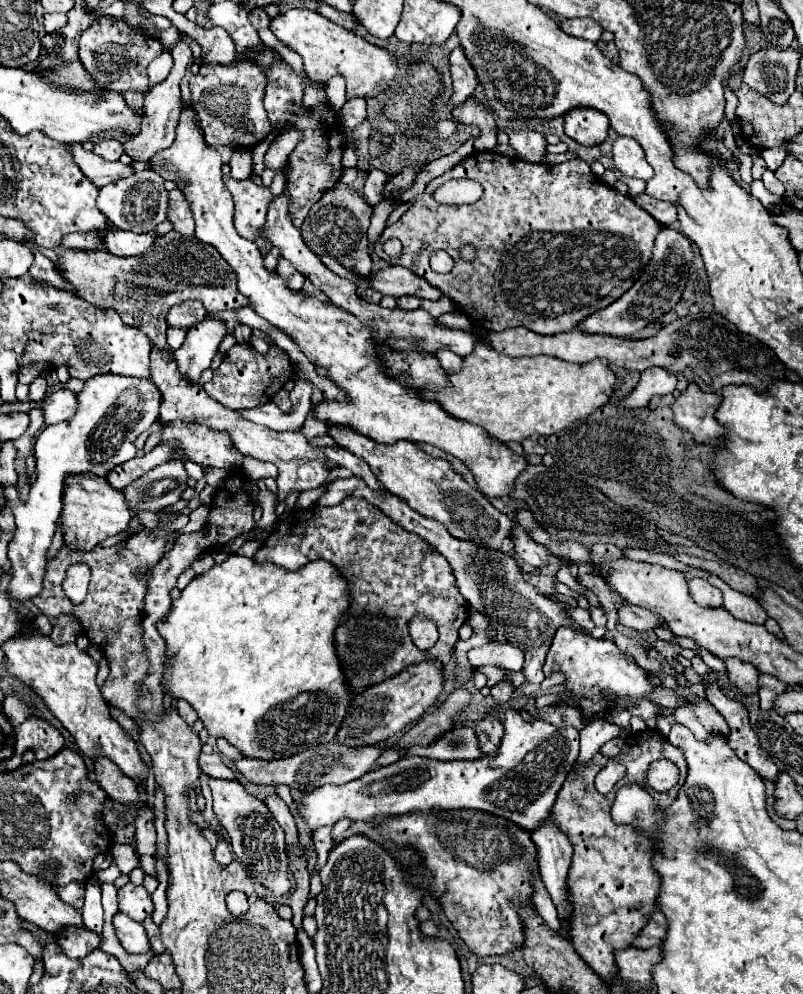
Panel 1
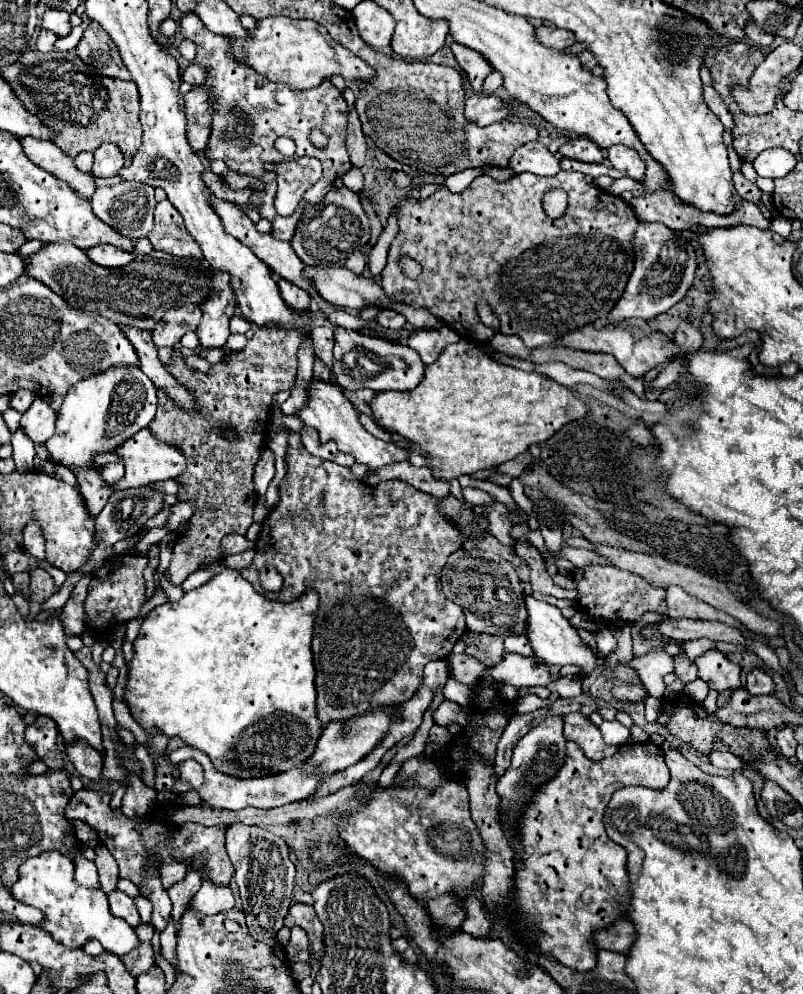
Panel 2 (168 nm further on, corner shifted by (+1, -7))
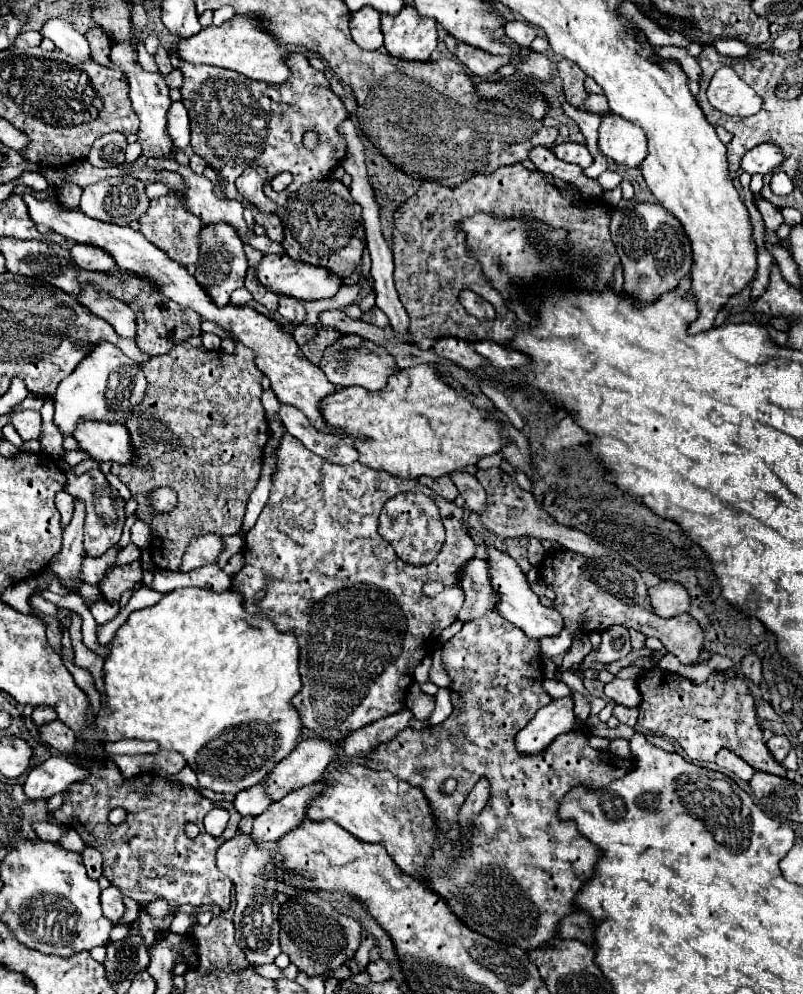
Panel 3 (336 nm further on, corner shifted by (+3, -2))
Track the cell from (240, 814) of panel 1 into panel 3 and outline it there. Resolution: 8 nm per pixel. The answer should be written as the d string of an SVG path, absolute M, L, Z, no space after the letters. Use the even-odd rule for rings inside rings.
M237 833L229 841L225 841L217 849L217 867L225 873L235 885L235 939L237 945L243 947L249 963L255 967L273 963L275 957L281 953L279 947L279 903L275 901L275 867L271 863L271 853L257 849L257 843L251 841L249 835Z

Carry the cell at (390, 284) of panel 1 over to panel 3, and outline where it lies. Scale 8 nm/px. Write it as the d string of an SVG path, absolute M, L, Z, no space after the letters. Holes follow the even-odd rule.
M263 255L263 259L255 267L255 279L271 293L289 295L289 297L295 297L301 301L333 297L341 287L341 279L335 273L321 269L321 267L315 267L315 265L309 265L309 263L295 261L287 255Z

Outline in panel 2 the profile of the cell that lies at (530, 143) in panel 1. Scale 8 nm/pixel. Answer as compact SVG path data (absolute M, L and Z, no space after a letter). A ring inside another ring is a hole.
M527 142L515 150L507 168L515 174L531 172L539 176L555 176L559 172L559 160L541 142Z

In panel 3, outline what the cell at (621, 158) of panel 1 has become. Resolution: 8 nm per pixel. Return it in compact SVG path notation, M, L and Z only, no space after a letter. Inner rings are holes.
M609 111L599 127L599 149L617 165L639 167L647 155L647 137L641 127Z

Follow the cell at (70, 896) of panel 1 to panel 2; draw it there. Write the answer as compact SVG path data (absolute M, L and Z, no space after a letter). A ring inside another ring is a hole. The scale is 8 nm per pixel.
M43 852L41 856L29 858L19 868L19 880L15 886L11 886L11 894L29 906L39 908L45 912L45 922L41 928L45 928L53 940L61 942L69 948L81 948L87 938L97 938L105 950L115 954L127 954L135 948L139 948L139 936L135 928L131 928L125 920L119 920L117 916L111 916L107 896L99 890L85 890L81 888L75 878L75 864L69 856L63 856L61 852Z

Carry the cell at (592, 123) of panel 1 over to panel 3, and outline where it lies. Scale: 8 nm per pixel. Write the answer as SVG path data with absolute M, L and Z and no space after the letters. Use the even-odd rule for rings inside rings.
M561 143L561 145L555 145L553 147L553 153L563 159L563 161L569 161L569 163L575 163L583 169L587 169L591 163L593 163L593 157L589 153L589 149L585 145L579 145L579 143Z

